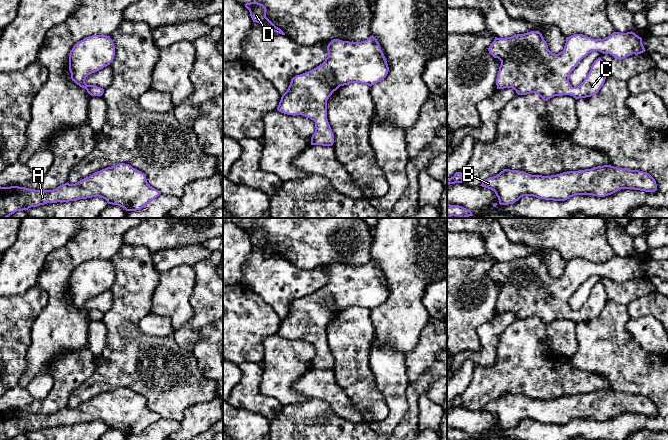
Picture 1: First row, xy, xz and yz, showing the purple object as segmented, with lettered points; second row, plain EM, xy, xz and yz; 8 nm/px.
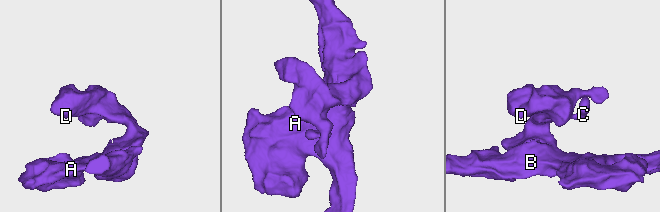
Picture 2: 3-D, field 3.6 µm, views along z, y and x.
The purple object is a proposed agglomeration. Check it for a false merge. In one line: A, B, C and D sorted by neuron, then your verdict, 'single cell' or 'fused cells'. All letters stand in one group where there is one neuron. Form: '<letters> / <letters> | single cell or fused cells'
A B C D | single cell

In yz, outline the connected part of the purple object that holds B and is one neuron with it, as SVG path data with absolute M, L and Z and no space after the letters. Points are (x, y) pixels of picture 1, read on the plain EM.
M611 389L551 400L504 393L498 399L487 402L480 410L494 415L500 429L513 428L523 420L565 425L575 419L605 421L621 413L657 414L656 405L649 397Z

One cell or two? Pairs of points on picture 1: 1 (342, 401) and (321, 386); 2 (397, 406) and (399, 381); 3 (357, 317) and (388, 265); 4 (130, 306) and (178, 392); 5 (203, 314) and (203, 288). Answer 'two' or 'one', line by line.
1: one
2: one
3: two
4: one
5: one

